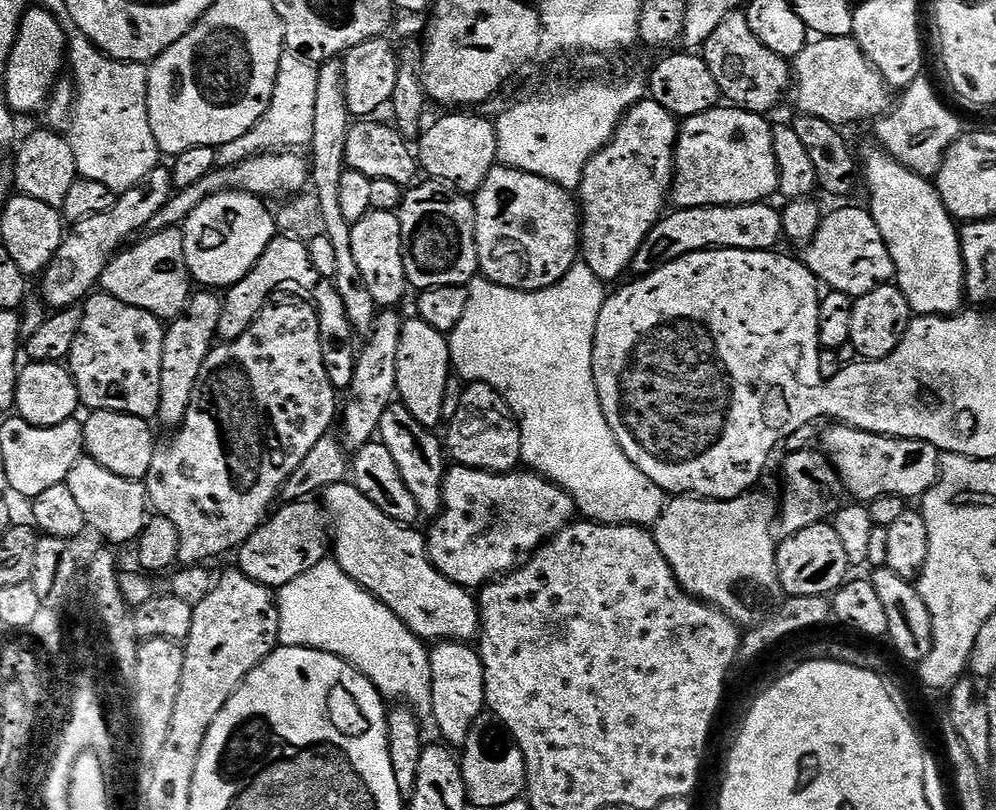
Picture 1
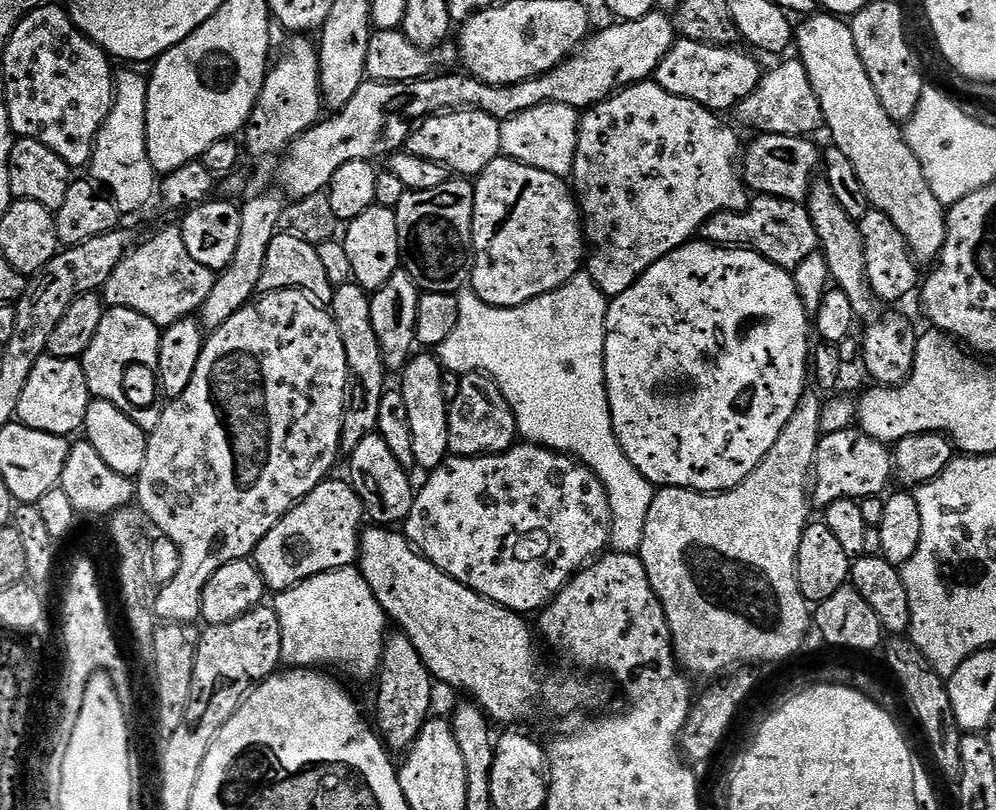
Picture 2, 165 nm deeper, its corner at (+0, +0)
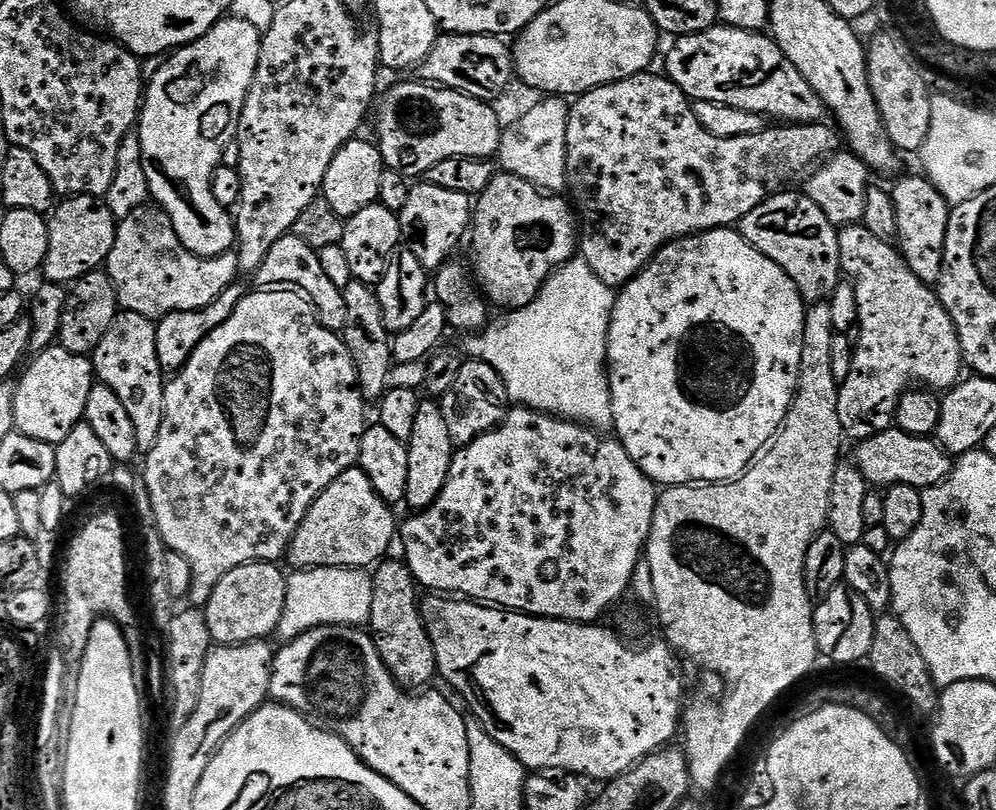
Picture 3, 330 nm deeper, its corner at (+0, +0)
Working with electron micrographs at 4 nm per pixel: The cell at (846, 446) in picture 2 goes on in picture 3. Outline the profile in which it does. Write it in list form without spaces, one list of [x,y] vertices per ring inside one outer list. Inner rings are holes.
[[[895,426],[859,441],[855,445],[854,463],[860,473],[868,479],[869,485],[880,490],[887,490],[895,484],[914,486],[921,490],[932,488],[942,483],[954,467],[954,457],[935,439],[927,436],[911,436]],[[877,484],[877,485],[876,485]]]

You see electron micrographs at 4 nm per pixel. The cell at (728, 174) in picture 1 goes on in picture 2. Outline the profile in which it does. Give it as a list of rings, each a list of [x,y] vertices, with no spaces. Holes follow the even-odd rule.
[[[760,134],[752,145],[747,145],[742,156],[742,175],[744,183],[760,196],[776,196],[779,200],[795,200],[804,202],[808,199],[808,191],[818,172],[822,160],[822,152],[811,144],[811,139],[803,136],[773,136]]]

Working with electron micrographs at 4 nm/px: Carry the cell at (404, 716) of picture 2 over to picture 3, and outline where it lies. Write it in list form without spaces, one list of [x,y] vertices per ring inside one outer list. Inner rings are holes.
[[[400,558],[392,559],[385,559],[372,576],[374,602],[370,610],[370,628],[382,662],[386,662],[390,674],[400,683],[401,688],[424,690],[431,685],[428,683],[432,679],[437,679],[438,673],[434,646],[424,626],[422,592],[407,563]]]

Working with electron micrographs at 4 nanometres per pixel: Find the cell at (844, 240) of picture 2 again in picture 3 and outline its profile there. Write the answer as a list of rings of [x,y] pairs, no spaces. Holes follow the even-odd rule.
[[[863,223],[841,227],[839,234],[840,267],[843,275],[852,281],[854,294],[858,294],[860,341],[857,339],[854,344],[850,374],[846,374],[840,384],[838,422],[842,422],[842,430],[849,441],[859,442],[893,427],[902,393],[913,386],[923,386],[928,390],[951,390],[960,383],[960,371],[965,371],[966,365],[950,314],[946,314],[935,291],[910,270],[899,251],[889,241],[874,238],[874,234],[870,234]]]

